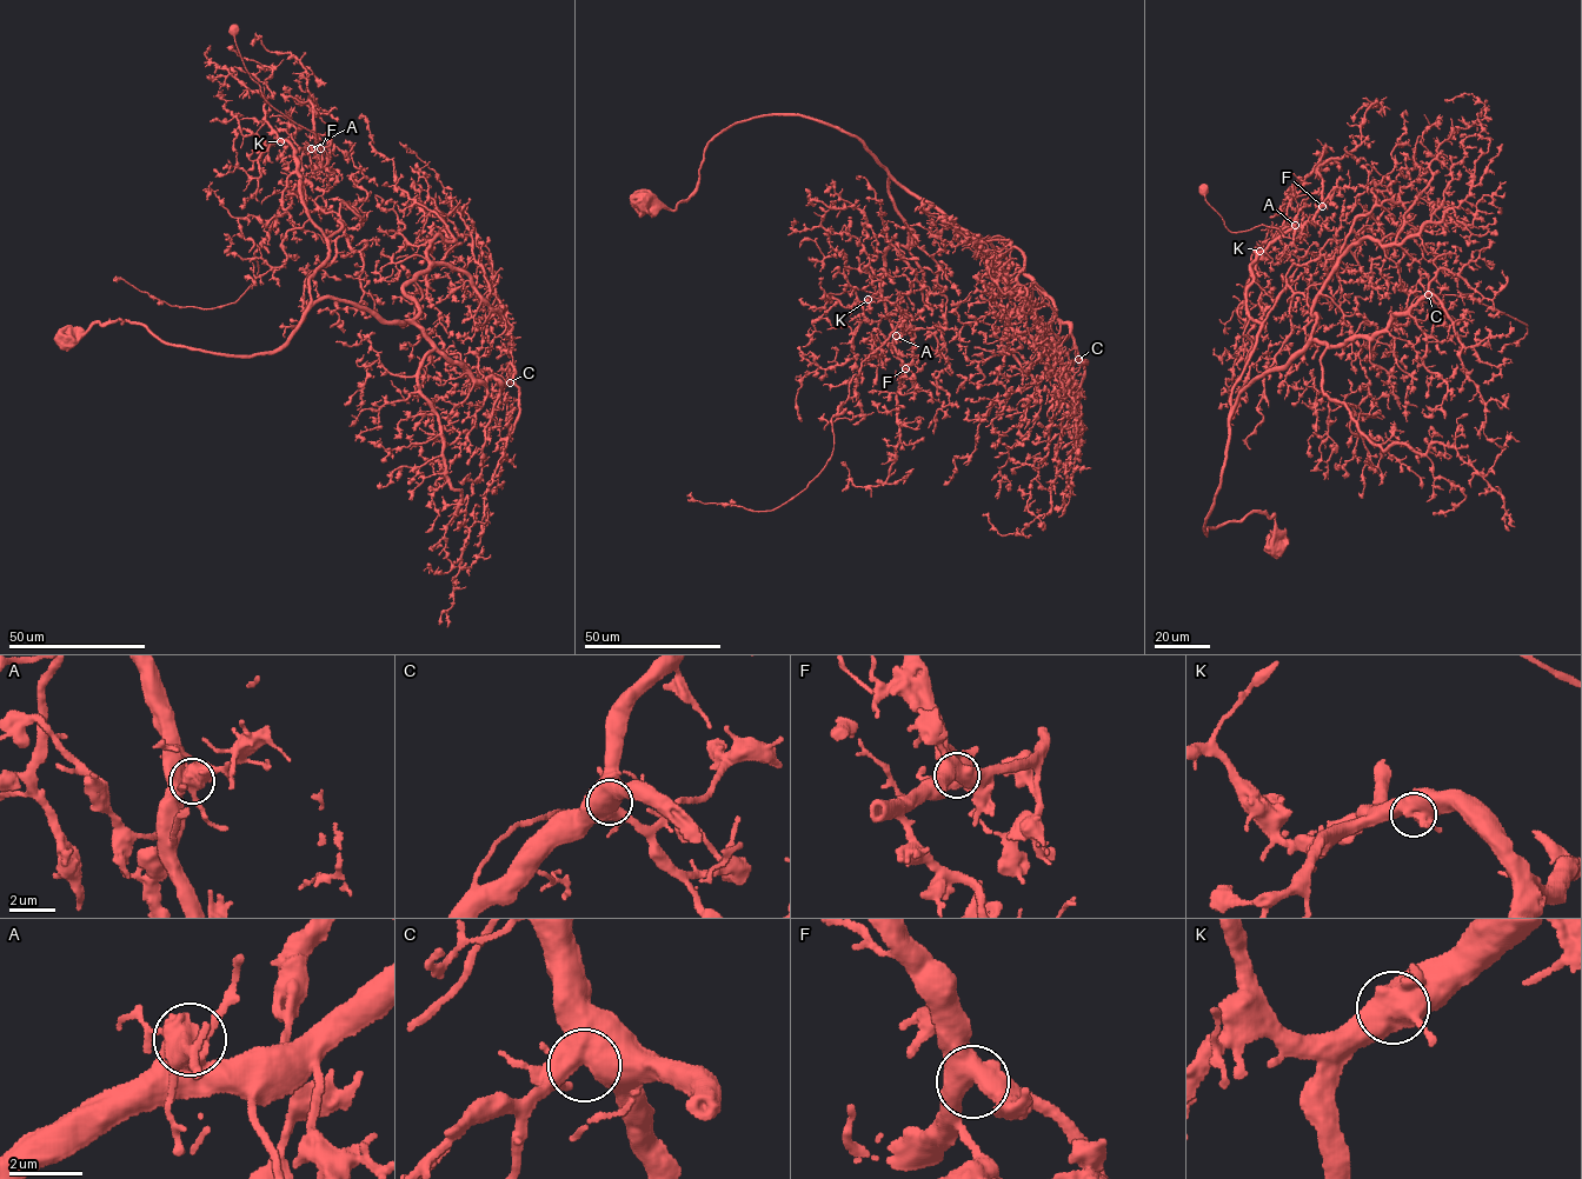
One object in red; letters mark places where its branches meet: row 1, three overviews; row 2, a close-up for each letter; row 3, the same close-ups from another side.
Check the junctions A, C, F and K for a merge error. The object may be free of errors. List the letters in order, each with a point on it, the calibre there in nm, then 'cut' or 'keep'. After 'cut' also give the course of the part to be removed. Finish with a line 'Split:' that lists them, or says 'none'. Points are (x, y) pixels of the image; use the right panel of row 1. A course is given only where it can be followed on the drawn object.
A: at (1295, 225); 600 nm thick; cut; foreign part runs (1295, 225), (1297, 248), (1366, 281), (1417, 295), (1466, 297), (1524, 324), (1527, 333), (1501, 353)
C: at (1428, 294); 550 nm thick; keep
F: at (1322, 206); 550 nm thick; keep
K: at (1260, 251); 550 nm thick; keep
Split: A

